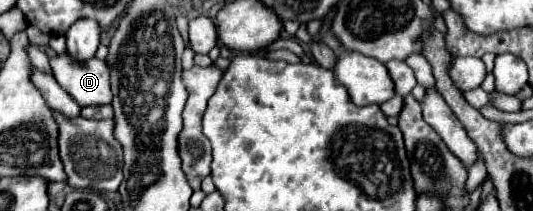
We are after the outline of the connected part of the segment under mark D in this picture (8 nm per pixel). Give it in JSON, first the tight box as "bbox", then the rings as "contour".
{"bbox":[50,54,110,106],"contour":[[[60,54],[50,58],[50,66],[58,84],[80,106],[110,104],[110,66],[104,60],[92,58],[86,62],[74,62],[68,54]]]}

